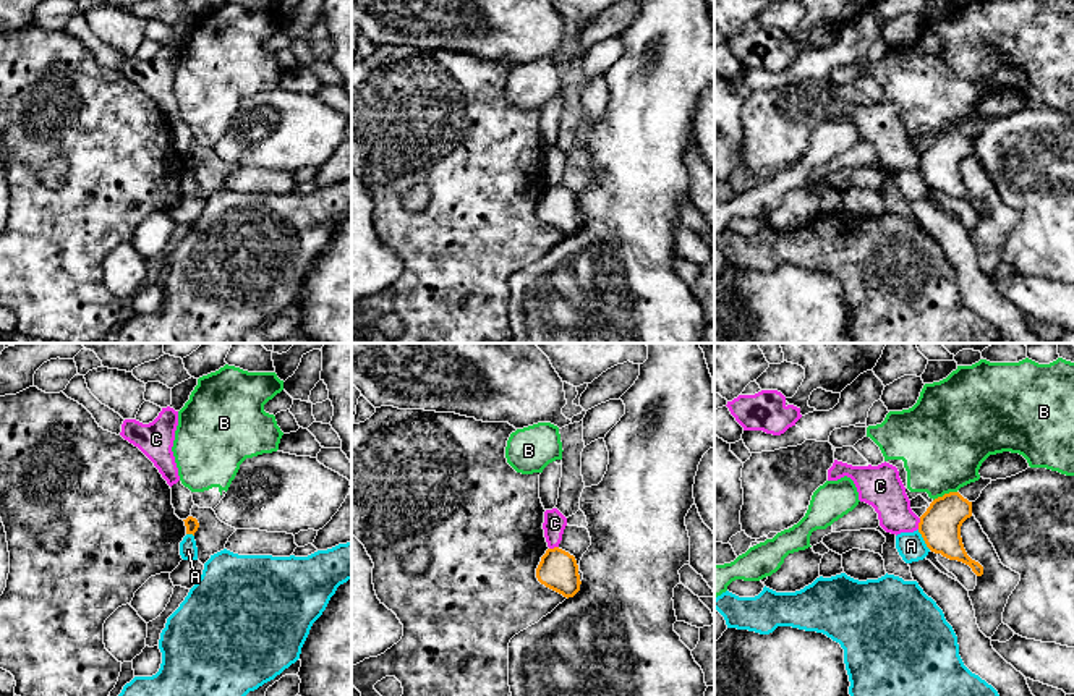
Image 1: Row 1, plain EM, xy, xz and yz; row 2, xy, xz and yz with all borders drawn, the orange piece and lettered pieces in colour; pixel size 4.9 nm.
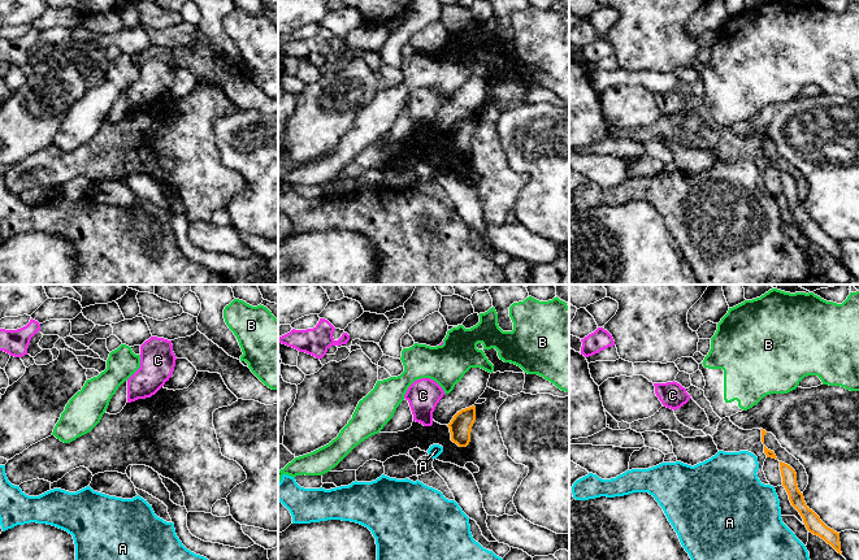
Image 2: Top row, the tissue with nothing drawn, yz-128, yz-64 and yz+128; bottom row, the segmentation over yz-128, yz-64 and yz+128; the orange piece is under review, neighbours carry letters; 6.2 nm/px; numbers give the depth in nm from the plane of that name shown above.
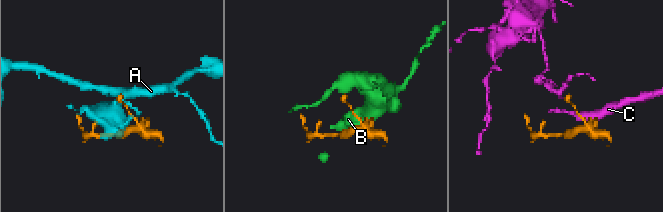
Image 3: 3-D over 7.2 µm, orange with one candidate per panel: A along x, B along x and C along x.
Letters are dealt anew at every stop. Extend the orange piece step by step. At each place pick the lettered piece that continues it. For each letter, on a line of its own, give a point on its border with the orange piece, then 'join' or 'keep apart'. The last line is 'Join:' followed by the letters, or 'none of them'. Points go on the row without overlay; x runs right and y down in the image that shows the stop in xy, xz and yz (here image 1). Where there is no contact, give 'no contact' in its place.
A: contact yz (924, 177); keep apart
B: contact yz (945, 131); keep apart
C: contact yz (919, 161); keep apart
Join: none of them

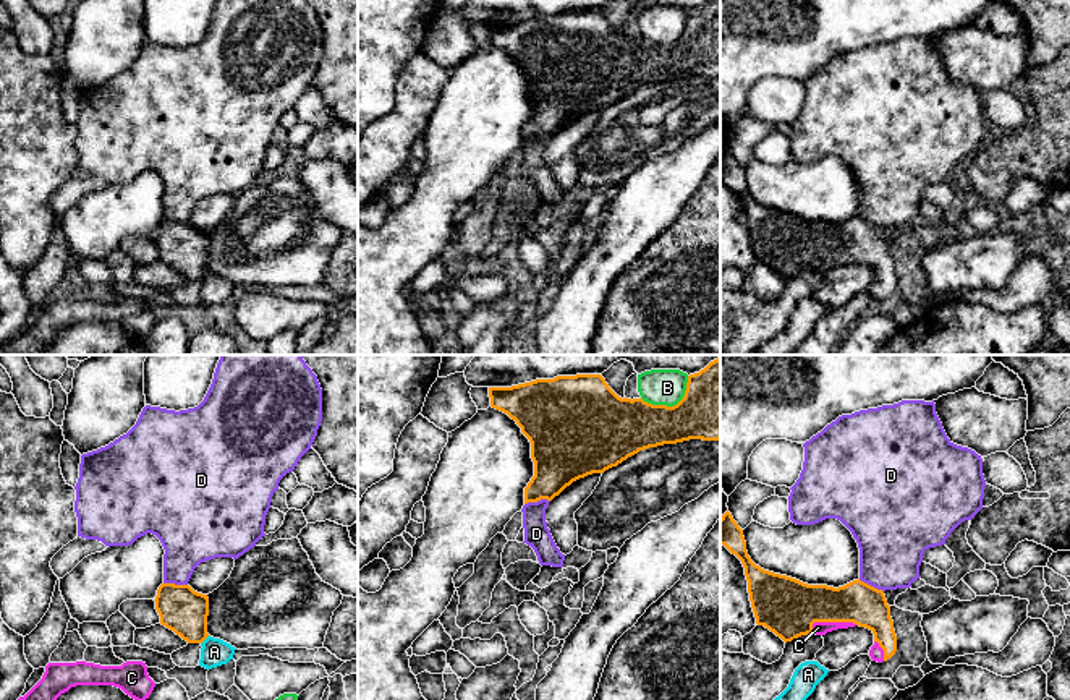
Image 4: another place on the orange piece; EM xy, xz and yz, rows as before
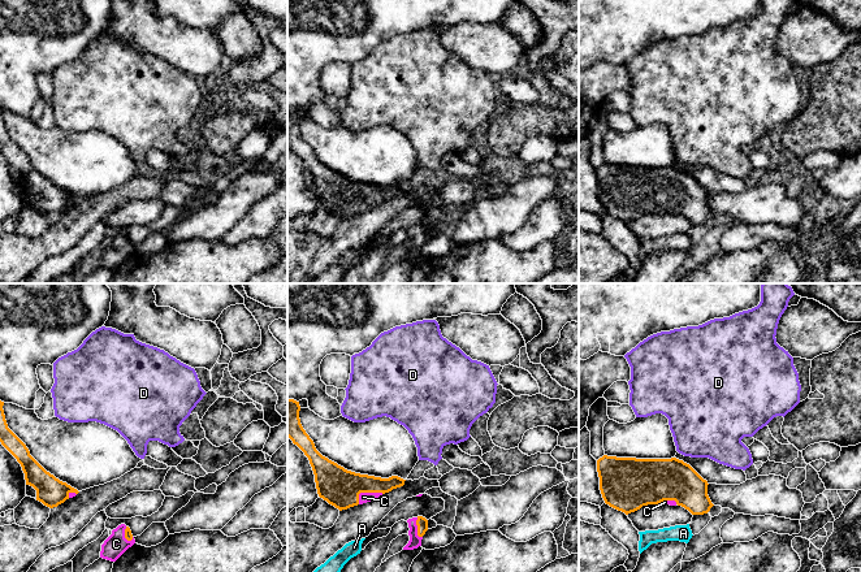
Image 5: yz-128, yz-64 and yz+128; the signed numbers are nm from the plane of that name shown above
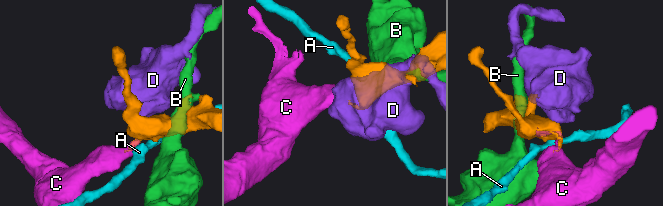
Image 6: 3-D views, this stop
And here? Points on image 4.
A: contact xy (204, 276); keep apart
B: contact xz (674, 42); keep apart
C: contact yz (831, 258); join
D: contact xz (536, 138); keep apart
Join: C

